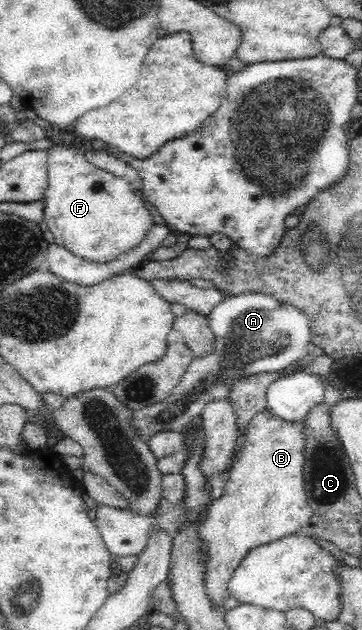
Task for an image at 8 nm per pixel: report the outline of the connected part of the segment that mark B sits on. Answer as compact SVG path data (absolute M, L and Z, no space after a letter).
M268 408L257 413L248 423L233 463L227 470L229 478L224 491L210 503L197 536L204 554L204 587L216 609L221 609L221 603L230 596L227 583L251 549L309 528L313 512L305 489L305 438L302 420L285 421Z

